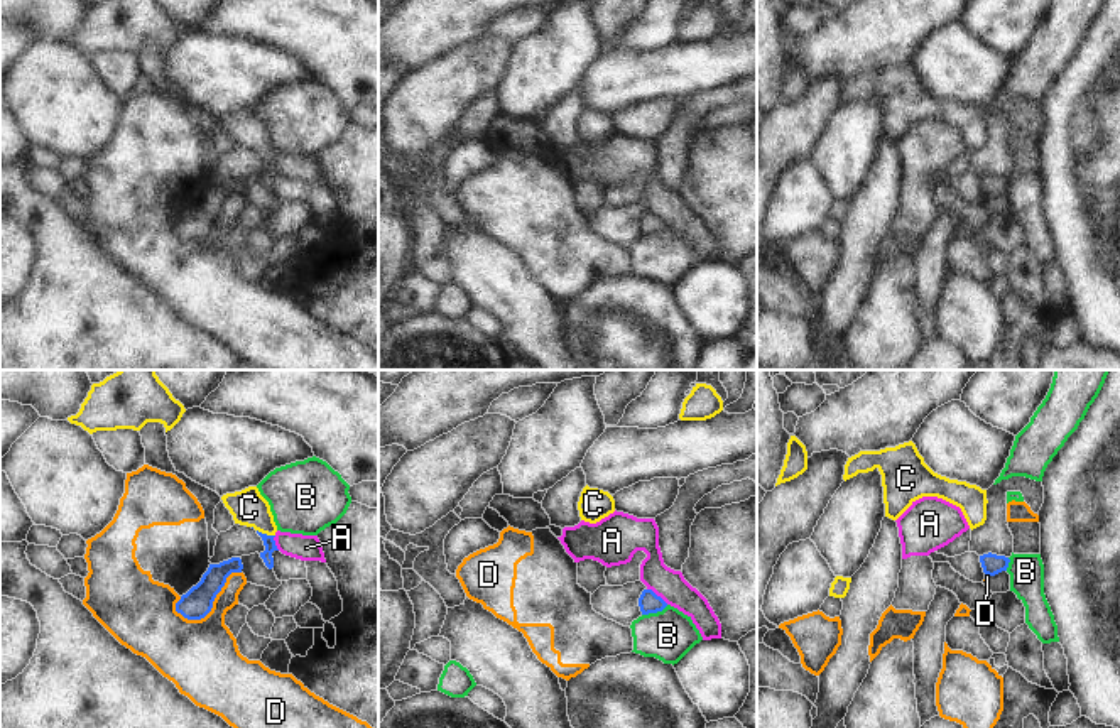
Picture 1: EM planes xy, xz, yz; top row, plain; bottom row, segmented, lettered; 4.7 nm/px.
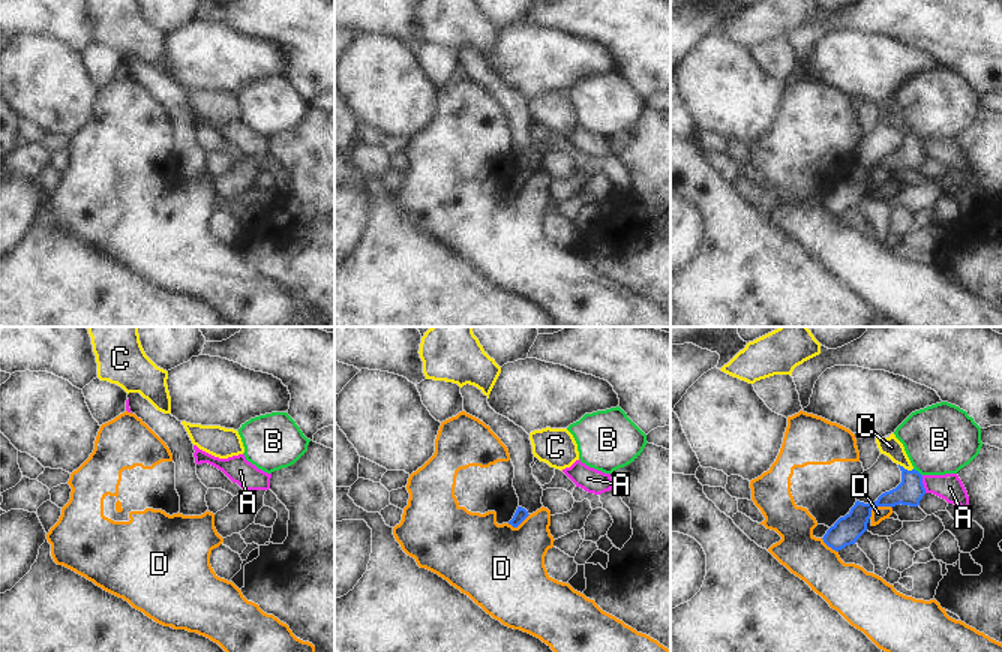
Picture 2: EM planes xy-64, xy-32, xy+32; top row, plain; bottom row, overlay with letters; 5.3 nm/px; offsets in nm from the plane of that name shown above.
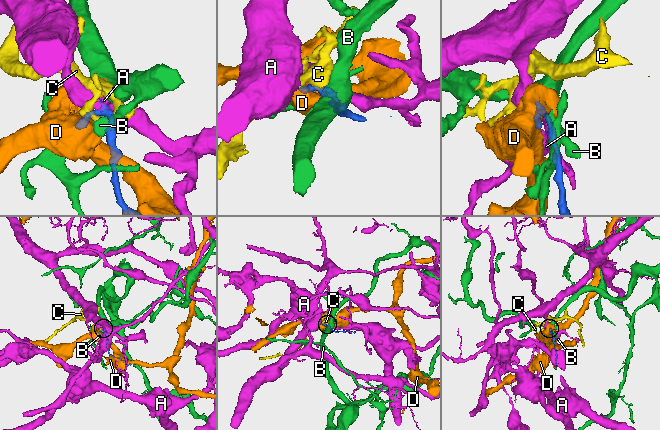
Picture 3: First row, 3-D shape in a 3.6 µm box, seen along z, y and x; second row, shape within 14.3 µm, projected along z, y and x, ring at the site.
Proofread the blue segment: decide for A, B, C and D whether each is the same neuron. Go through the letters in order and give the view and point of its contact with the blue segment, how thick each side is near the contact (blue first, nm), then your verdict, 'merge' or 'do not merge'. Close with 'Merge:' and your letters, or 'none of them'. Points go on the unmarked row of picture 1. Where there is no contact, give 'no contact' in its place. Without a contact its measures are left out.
A: xz (656, 217) | 100/150 nm | do not merge
B: xz (654, 233) | 100/240 nm | do not merge
C: xy (266, 156) | 60/170 nm | merge
D: xy (212, 227) | 150/360 nm | do not merge
Merge: C

